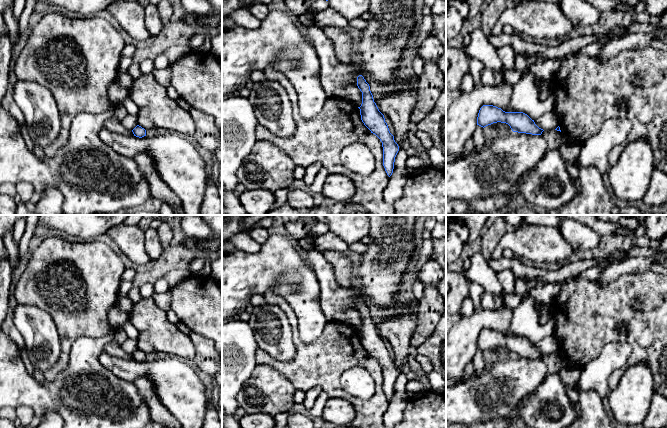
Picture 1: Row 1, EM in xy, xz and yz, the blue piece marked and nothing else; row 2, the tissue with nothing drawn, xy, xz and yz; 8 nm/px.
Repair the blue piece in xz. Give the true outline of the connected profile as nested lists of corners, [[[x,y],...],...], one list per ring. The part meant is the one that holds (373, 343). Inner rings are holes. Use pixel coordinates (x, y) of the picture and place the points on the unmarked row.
[[[362,299],[357,301],[357,310],[362,316],[362,328],[358,331],[361,344],[371,357],[375,358],[382,366],[383,390],[390,401],[393,397],[395,381],[399,375],[399,370],[389,355],[384,339],[379,335],[374,326],[369,308]]]

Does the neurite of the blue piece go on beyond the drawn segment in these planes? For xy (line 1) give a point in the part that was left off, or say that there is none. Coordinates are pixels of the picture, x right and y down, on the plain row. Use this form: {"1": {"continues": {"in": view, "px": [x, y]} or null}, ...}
{"1": {"continues": null}}

